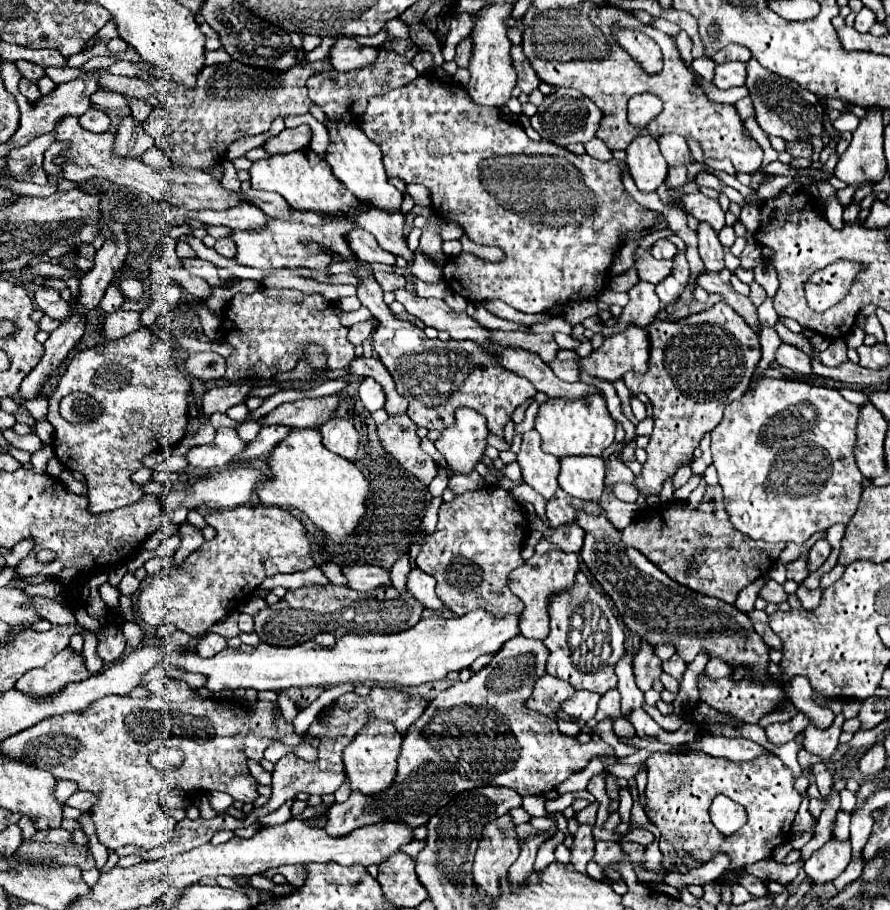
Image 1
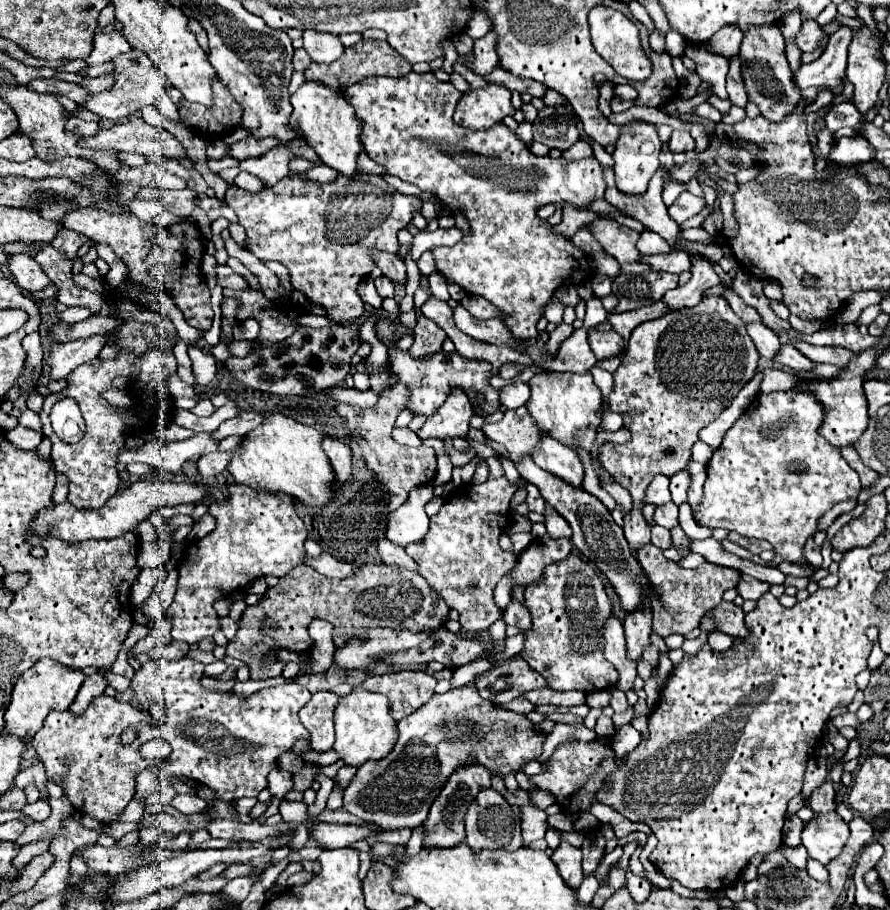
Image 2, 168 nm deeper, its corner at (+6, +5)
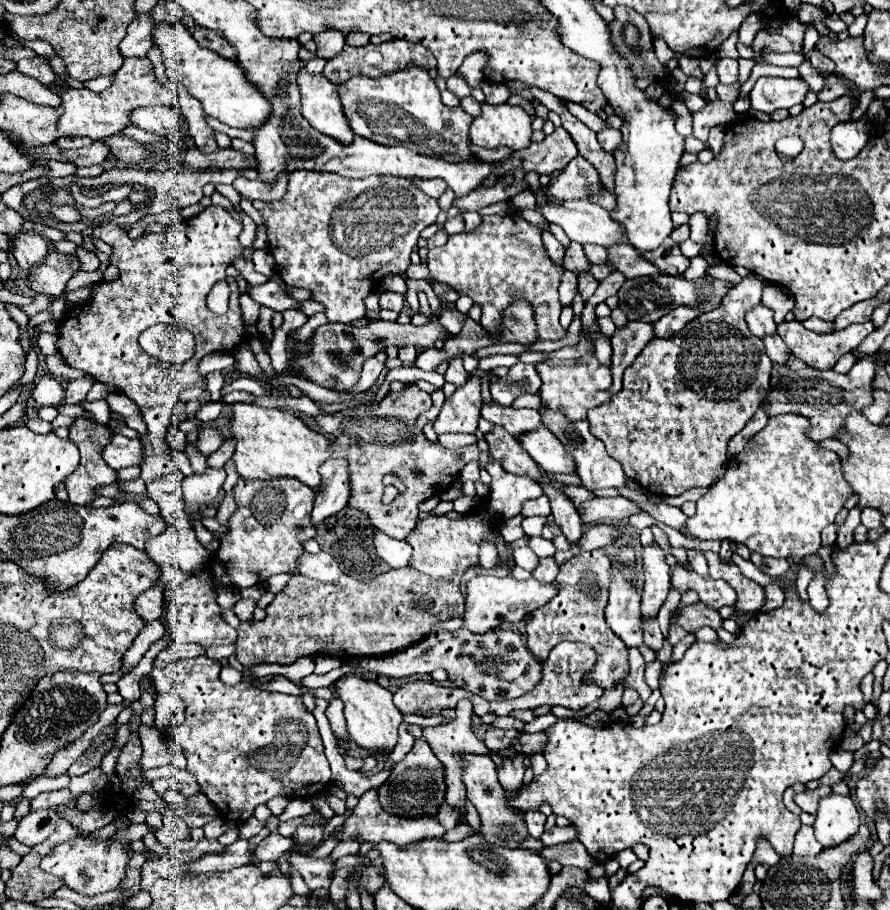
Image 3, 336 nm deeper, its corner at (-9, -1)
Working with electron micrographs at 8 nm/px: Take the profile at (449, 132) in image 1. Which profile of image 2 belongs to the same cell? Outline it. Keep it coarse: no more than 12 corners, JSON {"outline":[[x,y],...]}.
{"outline":[[431,72],[345,88],[389,174],[465,210],[437,272],[537,336],[587,256],[537,204],[603,198],[595,158],[453,122]]}

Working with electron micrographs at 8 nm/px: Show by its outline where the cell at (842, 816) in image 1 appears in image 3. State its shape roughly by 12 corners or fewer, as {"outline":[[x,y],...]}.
{"outline":[[830,786],[806,790],[794,800],[804,812],[816,814],[816,802],[832,794]]}

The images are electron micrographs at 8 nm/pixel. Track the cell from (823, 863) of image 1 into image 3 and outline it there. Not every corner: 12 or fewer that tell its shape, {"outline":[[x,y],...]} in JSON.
{"outline":[[852,798],[818,802],[814,836],[834,848],[860,826]]}

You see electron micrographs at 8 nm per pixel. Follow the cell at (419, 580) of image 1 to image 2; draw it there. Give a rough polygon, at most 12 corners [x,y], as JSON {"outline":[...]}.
{"outline":[[379,538],[377,550],[383,564],[417,570],[405,548]]}

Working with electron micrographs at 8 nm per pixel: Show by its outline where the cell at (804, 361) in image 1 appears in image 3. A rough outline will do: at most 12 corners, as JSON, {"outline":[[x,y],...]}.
{"outline":[[762,304],[746,314],[758,338],[776,334],[772,310]]}

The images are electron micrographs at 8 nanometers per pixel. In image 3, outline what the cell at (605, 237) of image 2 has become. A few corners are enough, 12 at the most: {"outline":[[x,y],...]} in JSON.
{"outline":[[592,202],[544,206],[578,244],[628,242],[624,226]]}

